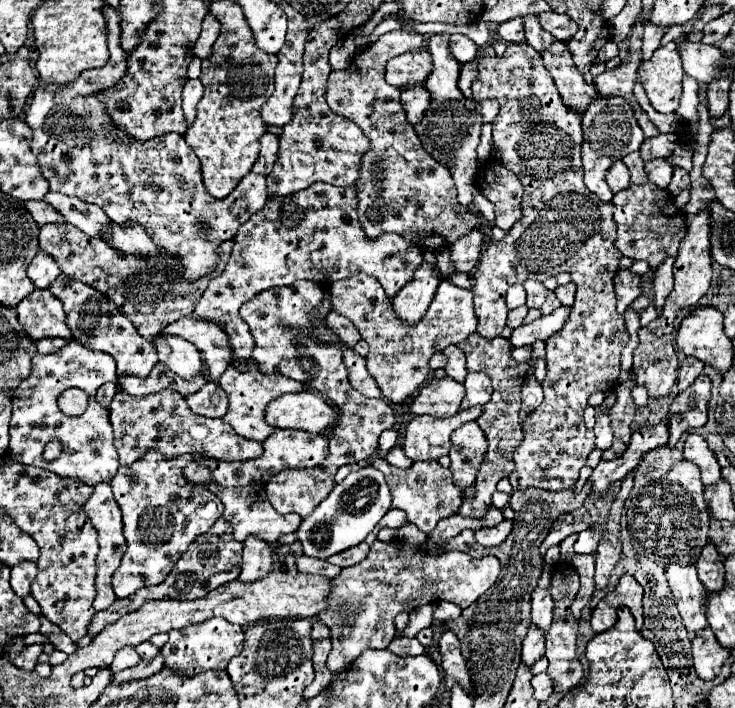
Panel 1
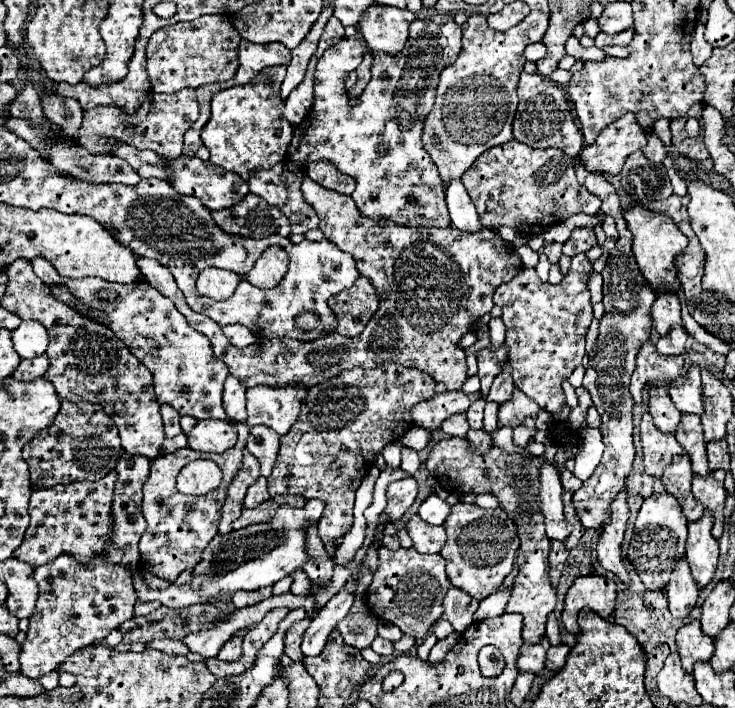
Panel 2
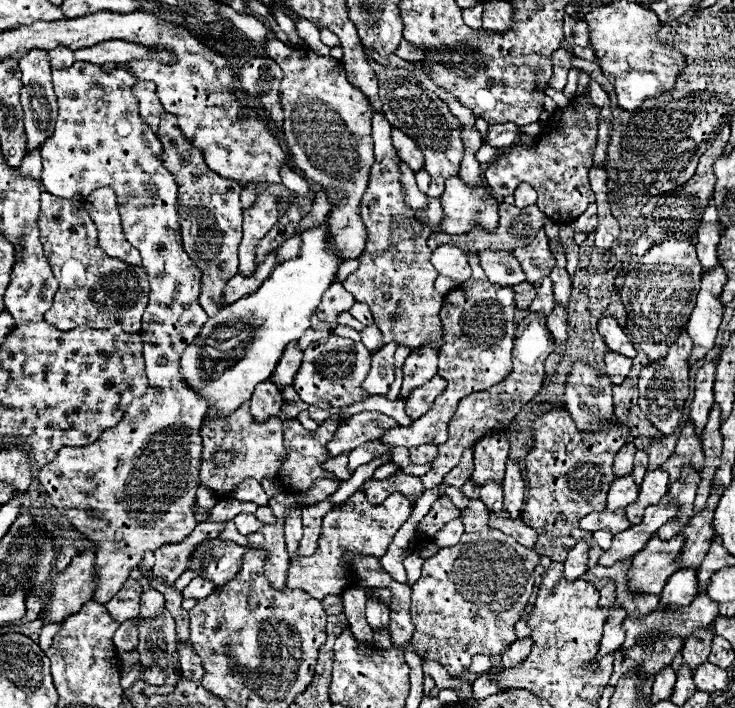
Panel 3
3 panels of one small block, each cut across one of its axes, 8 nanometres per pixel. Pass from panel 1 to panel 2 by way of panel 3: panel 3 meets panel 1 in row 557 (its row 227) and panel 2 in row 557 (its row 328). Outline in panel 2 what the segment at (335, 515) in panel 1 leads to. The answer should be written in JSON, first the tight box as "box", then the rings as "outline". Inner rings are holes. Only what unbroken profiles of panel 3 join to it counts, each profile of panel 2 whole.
{"box":[190,500,324,598],"outline":[[[308,500],[304,508],[278,508],[276,518],[266,524],[252,524],[242,530],[232,530],[228,534],[218,534],[212,538],[212,542],[206,546],[202,560],[192,568],[192,580],[190,586],[194,592],[198,592],[202,598],[214,598],[220,594],[234,594],[238,590],[260,590],[264,586],[272,586],[284,576],[290,576],[296,572],[296,568],[302,568],[306,562],[306,532],[304,526],[308,520],[320,520],[324,510],[322,500]]]}

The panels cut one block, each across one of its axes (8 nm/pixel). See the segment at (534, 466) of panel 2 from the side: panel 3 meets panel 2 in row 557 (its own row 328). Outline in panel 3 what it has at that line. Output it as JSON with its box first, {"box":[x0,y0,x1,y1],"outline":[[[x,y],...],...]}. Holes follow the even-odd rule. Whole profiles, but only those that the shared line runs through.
{"box":[420,312,554,488],"outline":[[[534,312],[528,314],[516,328],[514,350],[512,350],[512,358],[514,358],[512,372],[504,378],[504,382],[488,390],[472,392],[470,396],[460,400],[456,414],[448,424],[448,442],[438,446],[438,456],[432,462],[434,468],[420,478],[424,488],[436,488],[444,480],[444,476],[460,462],[460,456],[476,442],[476,438],[480,438],[486,432],[492,432],[498,424],[508,426],[510,420],[520,412],[520,408],[540,392],[544,382],[544,360],[552,354],[552,350],[554,350],[554,340],[546,326],[546,318]]]}

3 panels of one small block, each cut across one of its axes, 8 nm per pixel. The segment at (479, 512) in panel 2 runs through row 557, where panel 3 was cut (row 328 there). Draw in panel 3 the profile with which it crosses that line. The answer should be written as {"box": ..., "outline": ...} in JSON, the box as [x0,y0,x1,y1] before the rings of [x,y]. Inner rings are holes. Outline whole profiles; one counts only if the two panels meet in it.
{"box":[380,252,514,446],"outline":[[[466,252],[472,266],[472,276],[456,290],[446,294],[440,320],[444,330],[444,346],[440,350],[438,374],[448,382],[446,390],[436,398],[432,410],[420,416],[412,426],[400,426],[384,432],[380,438],[388,446],[420,446],[420,444],[444,444],[448,440],[448,422],[456,412],[458,402],[476,392],[492,388],[512,372],[512,340],[514,340],[514,286],[492,284],[480,268],[477,253]]]}

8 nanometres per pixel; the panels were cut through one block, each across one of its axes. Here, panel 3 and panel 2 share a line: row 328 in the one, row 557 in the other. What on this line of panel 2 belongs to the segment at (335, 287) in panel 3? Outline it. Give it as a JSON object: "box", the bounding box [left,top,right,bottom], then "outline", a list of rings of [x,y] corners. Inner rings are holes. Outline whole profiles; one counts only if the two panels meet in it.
{"box":[268,364,436,558],"outline":[[[384,364],[372,370],[364,368],[352,368],[348,372],[340,372],[340,376],[324,380],[308,390],[308,396],[304,398],[300,420],[290,428],[286,436],[280,438],[280,456],[274,464],[272,474],[268,476],[268,492],[270,496],[278,494],[300,494],[310,498],[318,498],[326,502],[326,510],[320,518],[318,532],[326,546],[326,552],[330,558],[334,558],[336,546],[334,540],[340,542],[344,534],[352,528],[352,506],[354,506],[354,494],[366,474],[366,470],[374,464],[374,458],[386,444],[392,440],[400,440],[402,434],[412,428],[412,416],[410,410],[422,402],[436,396],[436,382],[418,368],[408,368],[400,364]]]}

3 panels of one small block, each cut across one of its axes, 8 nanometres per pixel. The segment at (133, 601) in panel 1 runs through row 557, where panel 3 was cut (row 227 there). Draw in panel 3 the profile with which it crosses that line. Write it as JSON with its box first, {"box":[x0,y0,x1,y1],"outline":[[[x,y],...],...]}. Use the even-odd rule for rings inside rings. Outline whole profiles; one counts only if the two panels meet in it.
{"box":[158,114,242,316],"outline":[[[162,114],[160,118],[160,134],[158,138],[162,140],[164,152],[162,152],[162,162],[172,172],[178,180],[180,186],[180,228],[182,228],[182,244],[184,250],[192,260],[196,260],[196,266],[202,270],[202,292],[200,292],[200,304],[206,310],[208,316],[216,316],[220,308],[224,306],[224,284],[238,274],[238,244],[242,238],[242,206],[240,206],[240,184],[236,180],[228,180],[212,172],[204,160],[204,152],[198,150],[190,140],[184,138],[184,134],[178,128],[178,118],[172,114]]]}

